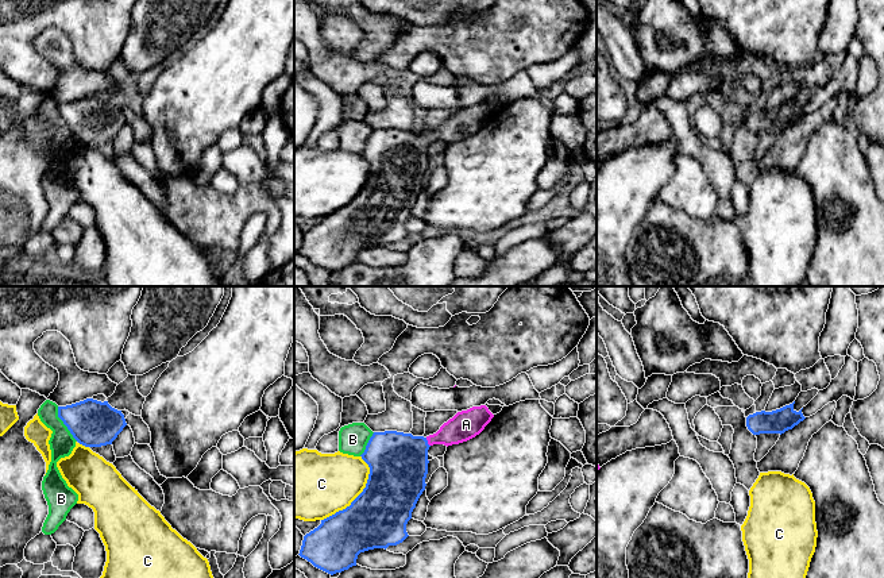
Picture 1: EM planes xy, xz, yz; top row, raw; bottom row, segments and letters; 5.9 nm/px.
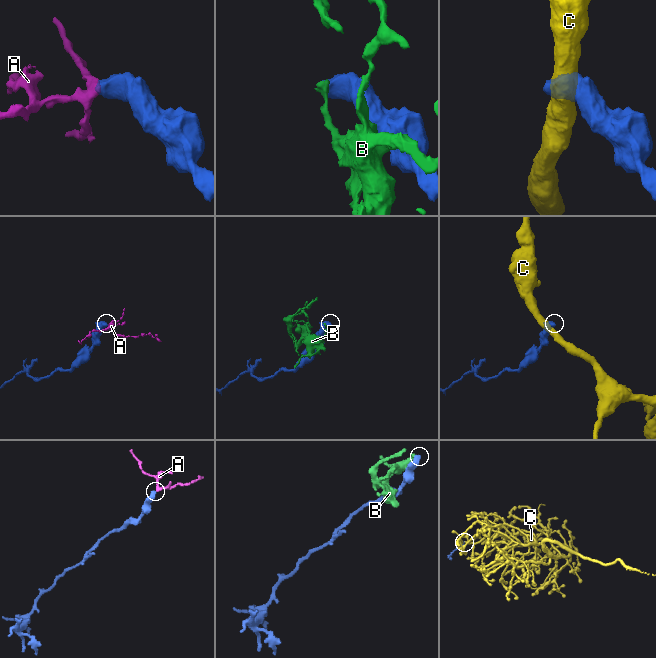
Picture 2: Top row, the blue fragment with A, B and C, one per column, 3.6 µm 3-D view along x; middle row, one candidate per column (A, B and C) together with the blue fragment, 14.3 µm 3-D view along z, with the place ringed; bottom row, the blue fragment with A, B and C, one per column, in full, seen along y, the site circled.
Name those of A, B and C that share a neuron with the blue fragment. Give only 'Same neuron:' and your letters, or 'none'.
Same neuron: A

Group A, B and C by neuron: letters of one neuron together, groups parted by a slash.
A / B / C

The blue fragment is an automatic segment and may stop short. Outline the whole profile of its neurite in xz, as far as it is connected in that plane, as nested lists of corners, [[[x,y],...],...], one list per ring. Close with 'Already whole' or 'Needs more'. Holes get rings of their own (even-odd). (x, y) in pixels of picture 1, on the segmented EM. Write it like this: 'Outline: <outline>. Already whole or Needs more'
Outline: [[[480,405],[458,412],[426,438],[397,431],[374,432],[360,455],[370,467],[366,488],[350,506],[306,533],[298,555],[333,575],[356,566],[360,552],[402,543],[409,536],[406,524],[426,486],[429,447],[467,442],[493,417],[489,408]]]. Needs more

